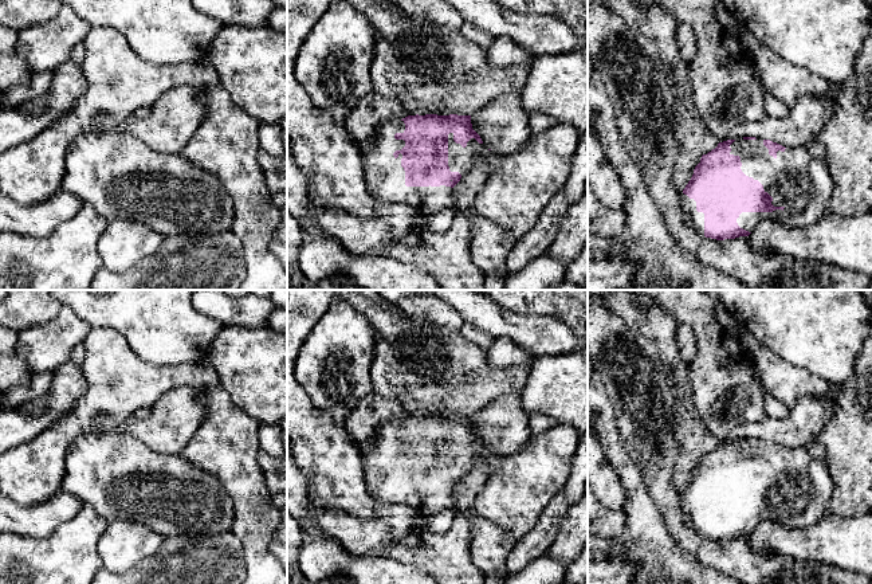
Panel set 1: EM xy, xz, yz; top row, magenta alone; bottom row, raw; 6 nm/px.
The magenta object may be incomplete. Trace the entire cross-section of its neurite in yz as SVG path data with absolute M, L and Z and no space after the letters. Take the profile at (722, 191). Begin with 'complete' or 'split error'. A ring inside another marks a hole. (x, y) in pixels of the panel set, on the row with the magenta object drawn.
split error | M743 137L719 142L703 154L679 197L695 232L724 240L749 236L763 220L793 228L812 226L828 211L833 188L828 168L805 146L785 148L770 140Z

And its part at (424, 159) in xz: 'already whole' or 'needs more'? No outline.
needs more

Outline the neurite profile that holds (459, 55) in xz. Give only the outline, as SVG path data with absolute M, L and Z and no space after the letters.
M388 0L346 1L366 16L411 71L452 79L488 66L487 48L467 40L460 30L411 19Z

